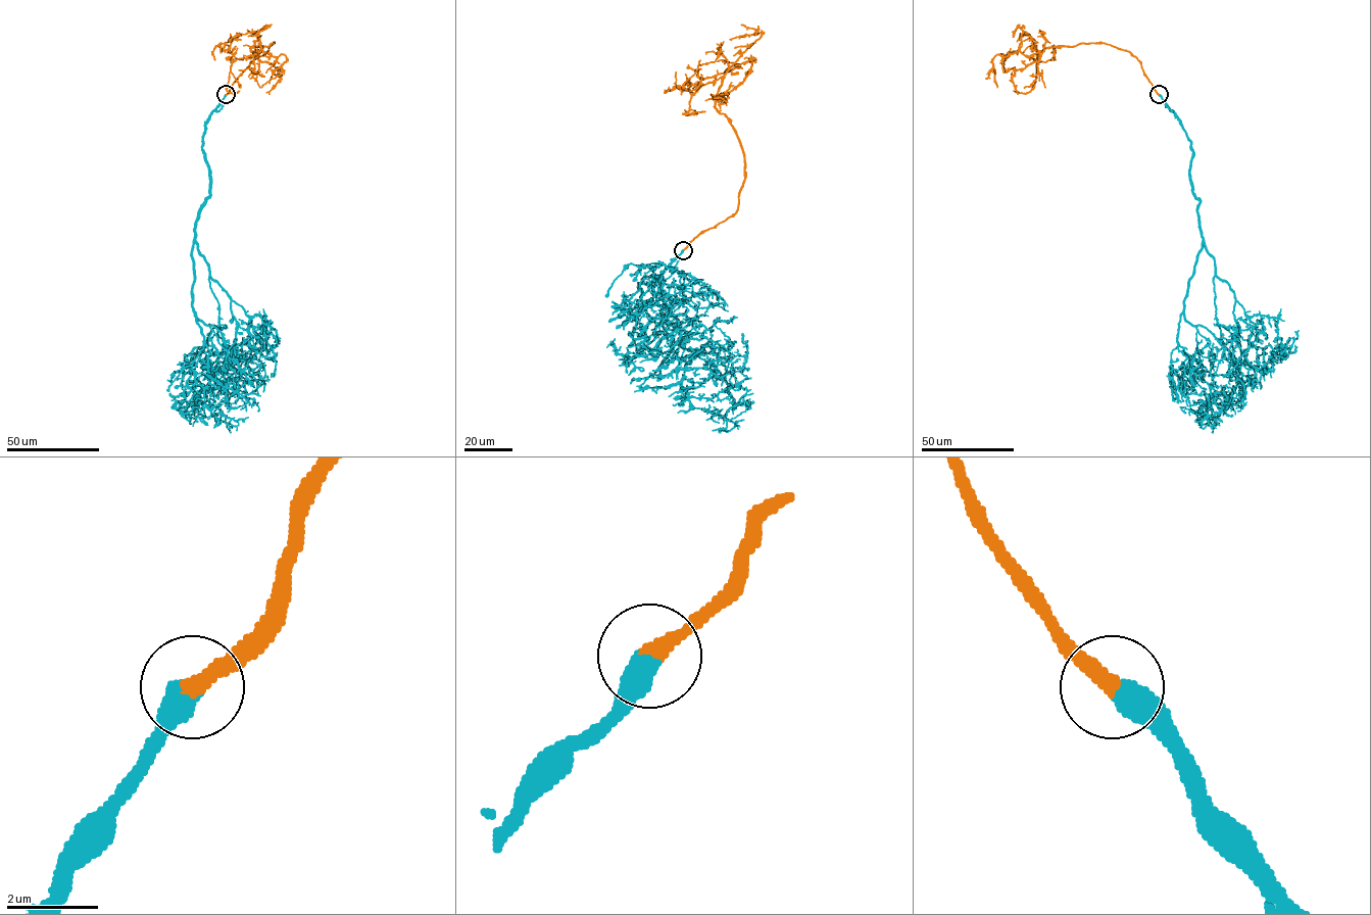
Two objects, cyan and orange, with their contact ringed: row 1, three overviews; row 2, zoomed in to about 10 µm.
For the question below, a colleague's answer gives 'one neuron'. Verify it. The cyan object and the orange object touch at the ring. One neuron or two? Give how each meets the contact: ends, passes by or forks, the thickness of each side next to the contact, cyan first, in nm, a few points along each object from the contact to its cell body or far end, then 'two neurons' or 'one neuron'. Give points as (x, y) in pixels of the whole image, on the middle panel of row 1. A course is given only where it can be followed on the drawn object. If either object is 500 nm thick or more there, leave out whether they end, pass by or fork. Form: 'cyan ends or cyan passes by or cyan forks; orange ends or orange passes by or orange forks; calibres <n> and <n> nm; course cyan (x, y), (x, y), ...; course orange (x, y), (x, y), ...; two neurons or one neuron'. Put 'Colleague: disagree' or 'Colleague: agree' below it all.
calibres 600 and 360 nm; course cyan (682, 250), (655, 280), (655, 303), (640, 306), (639, 283), (679, 324), (658, 375), (729, 362), (737, 349); course orange (682, 250), (737, 210), (744, 153), (736, 132), (715, 105), (729, 67), (685, 90), (666, 92), (669, 87); one neuron
Colleague: agree

